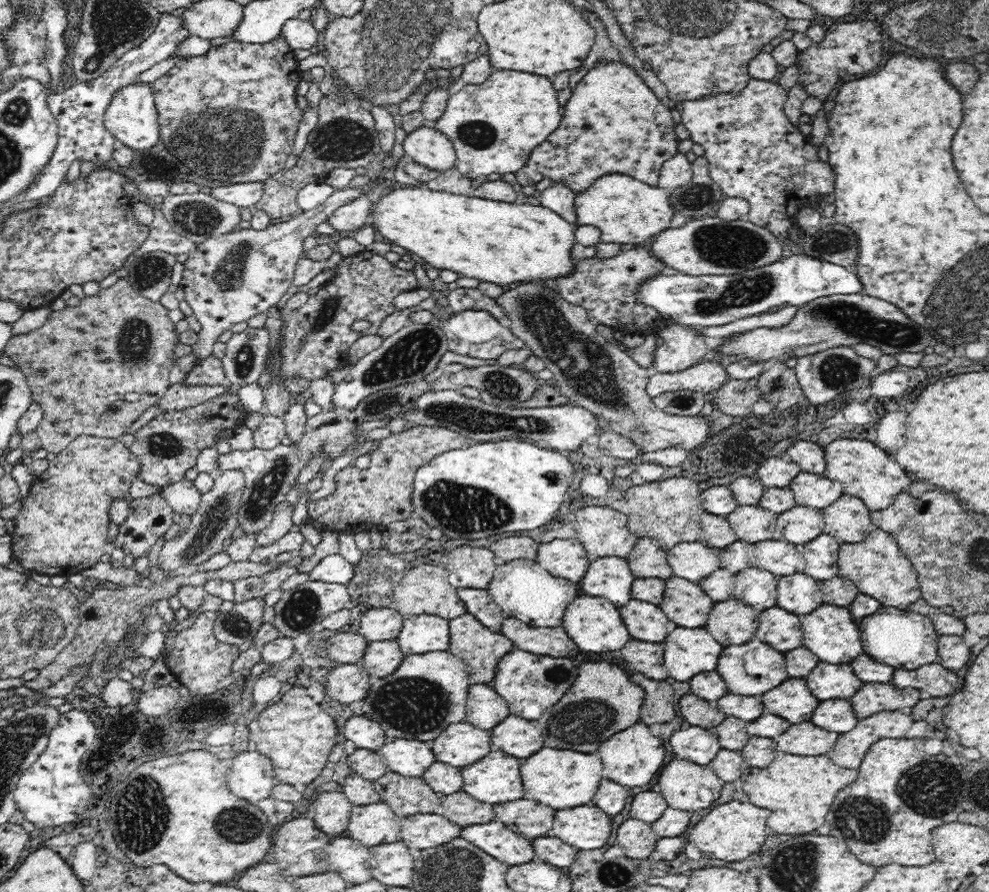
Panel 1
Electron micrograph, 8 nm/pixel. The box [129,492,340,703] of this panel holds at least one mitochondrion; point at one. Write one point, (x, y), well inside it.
(217, 513)

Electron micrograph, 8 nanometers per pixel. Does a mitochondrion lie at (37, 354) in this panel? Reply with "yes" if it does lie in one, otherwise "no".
no

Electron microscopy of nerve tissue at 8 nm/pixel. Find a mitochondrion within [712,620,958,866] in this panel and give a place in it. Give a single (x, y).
(854, 817)

